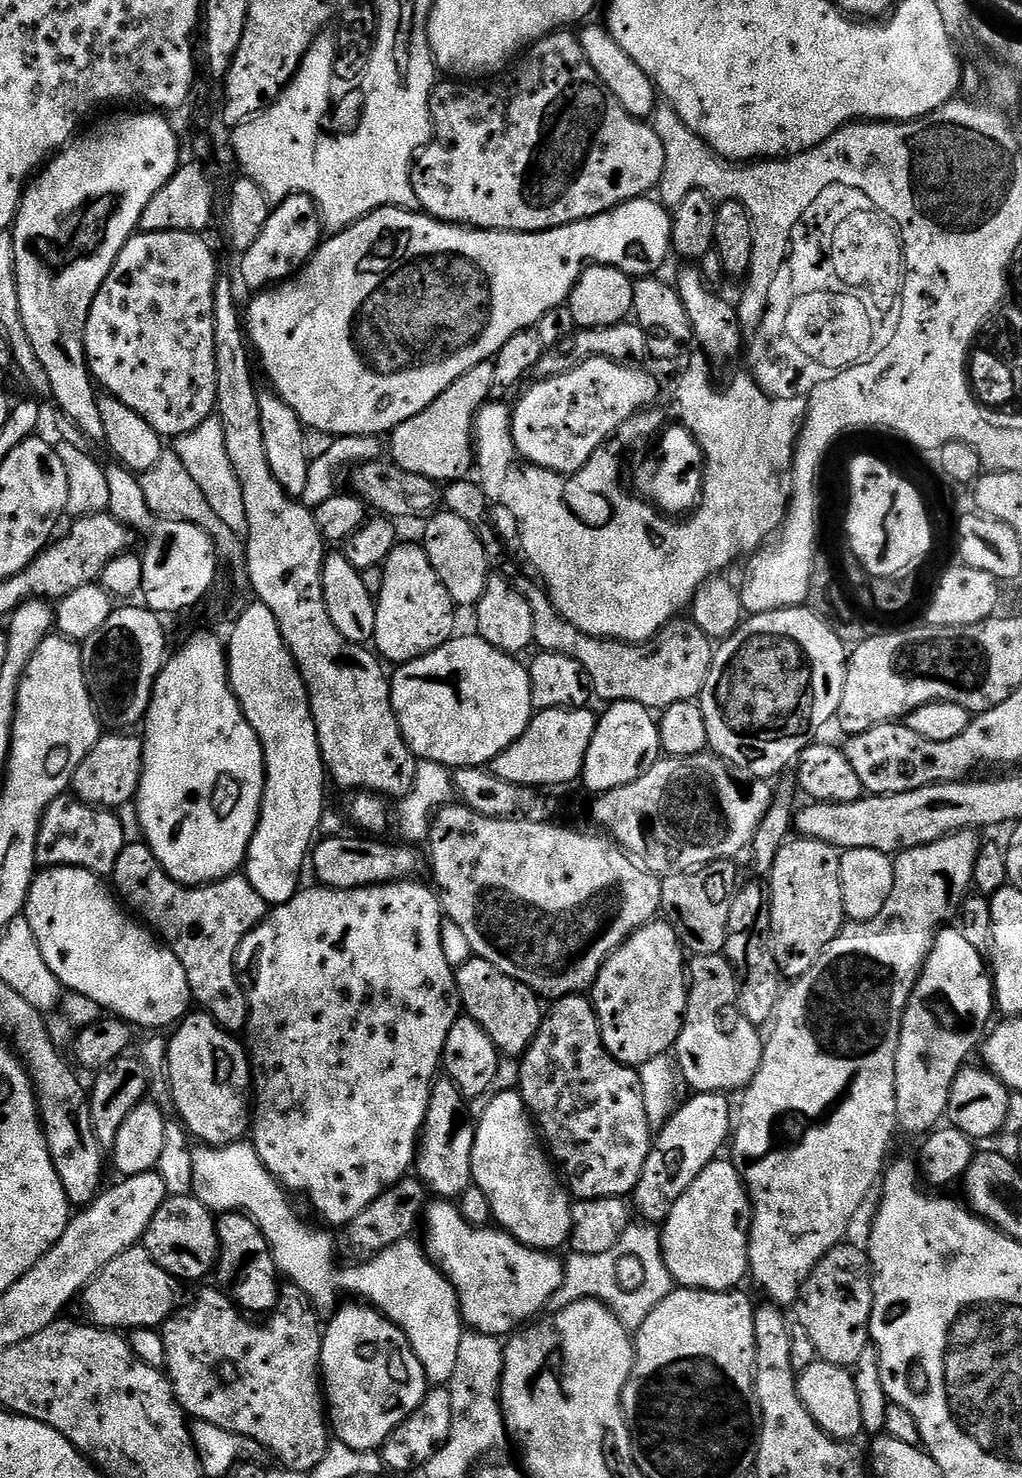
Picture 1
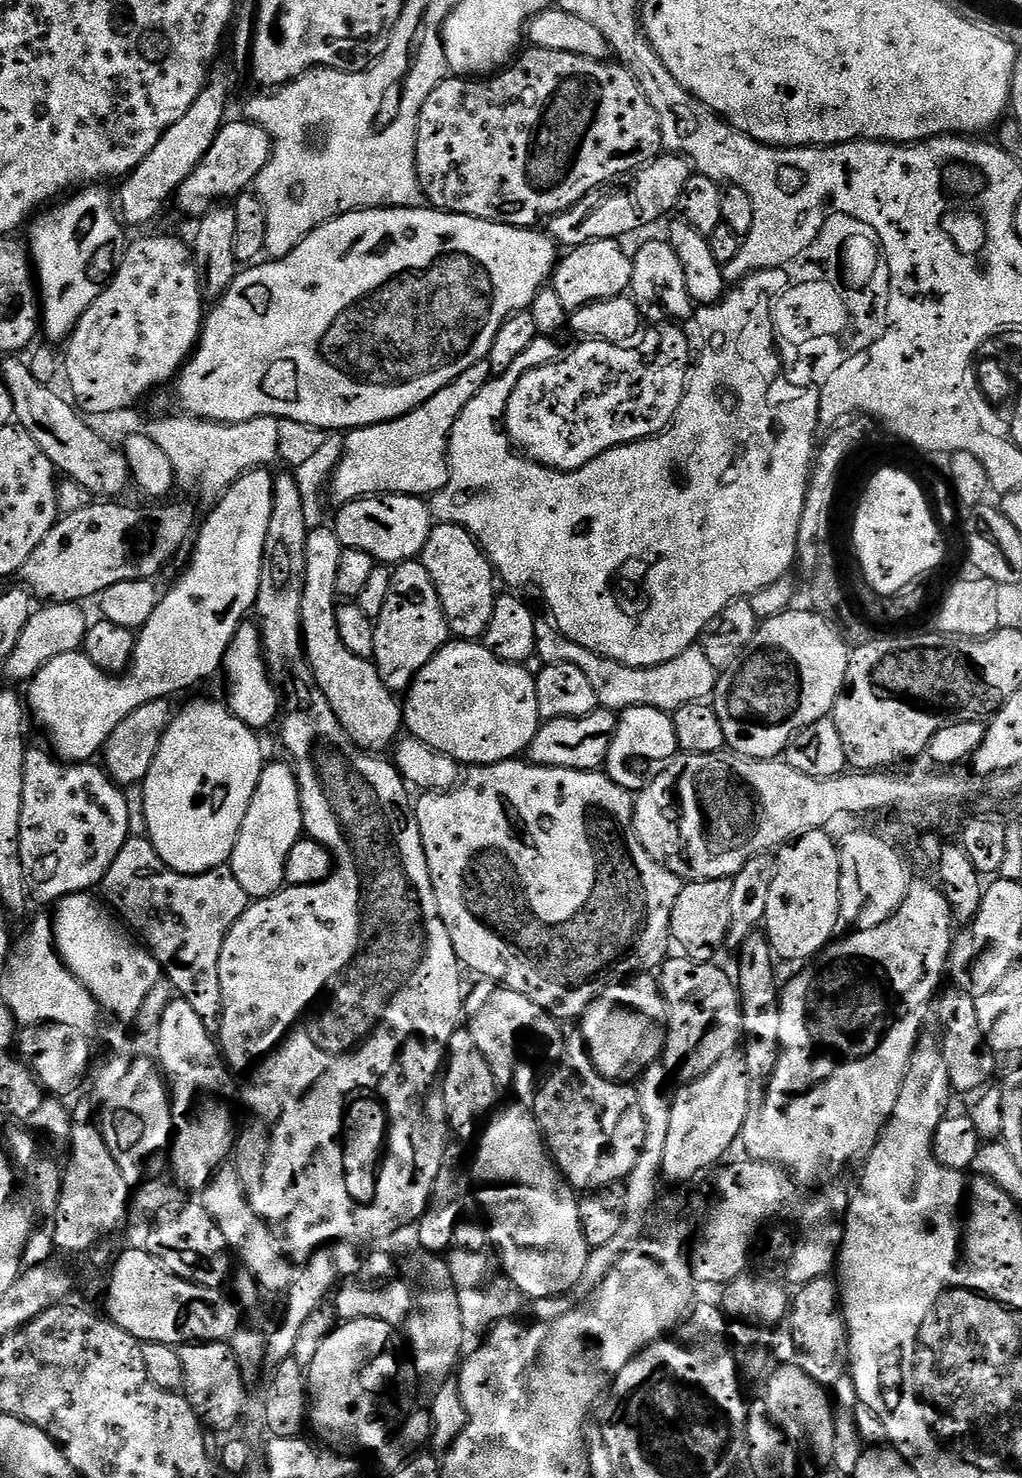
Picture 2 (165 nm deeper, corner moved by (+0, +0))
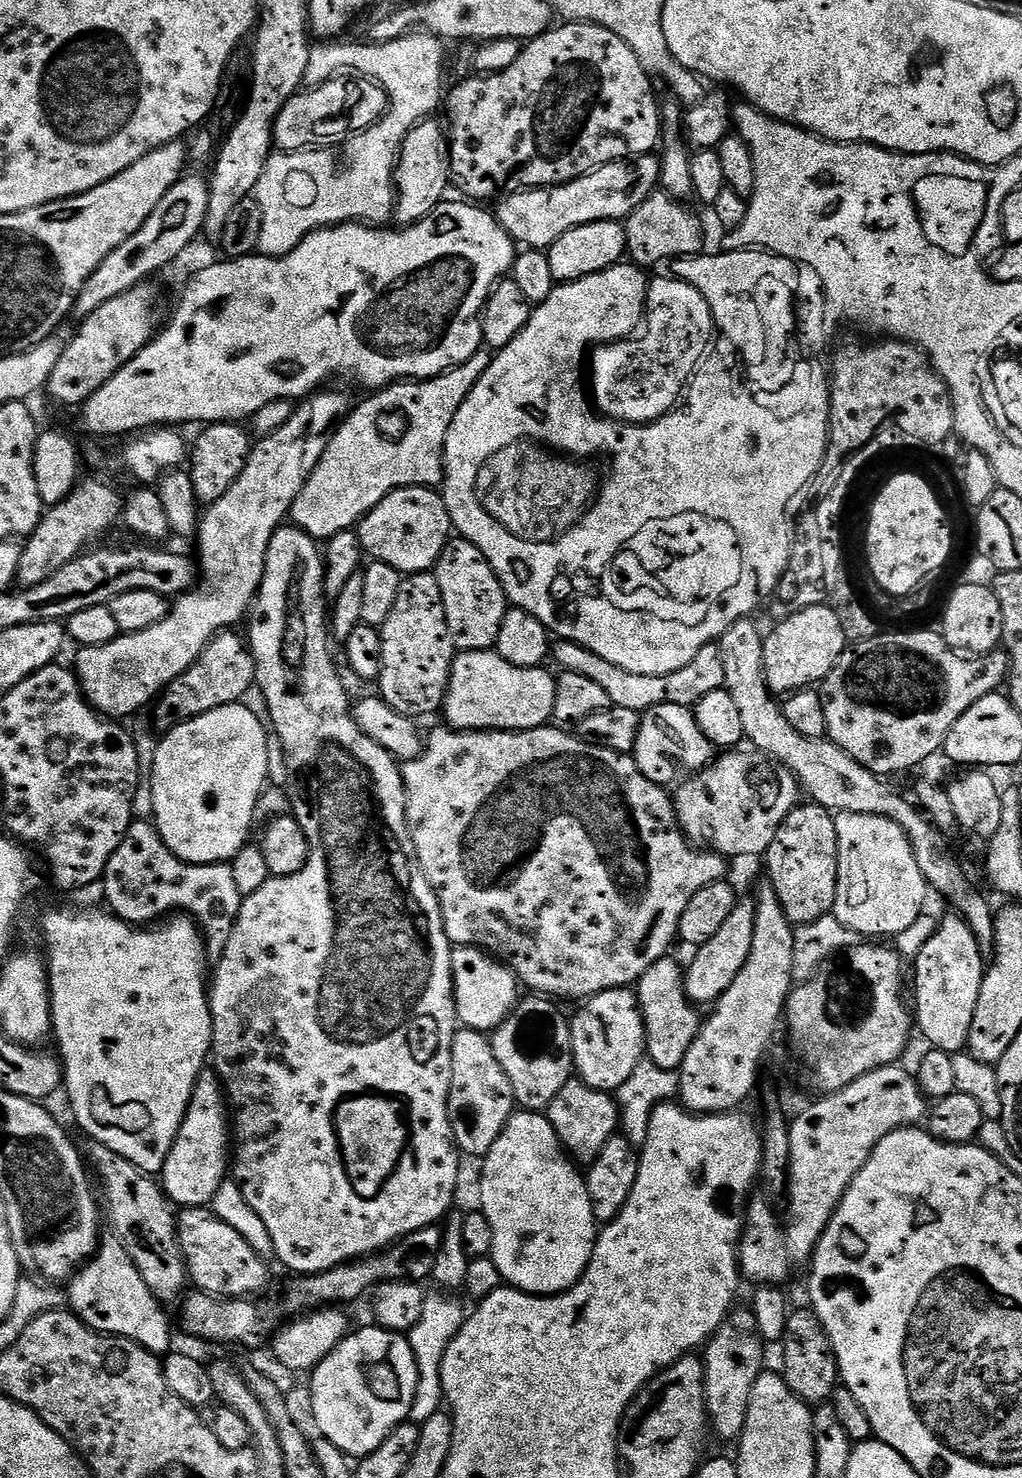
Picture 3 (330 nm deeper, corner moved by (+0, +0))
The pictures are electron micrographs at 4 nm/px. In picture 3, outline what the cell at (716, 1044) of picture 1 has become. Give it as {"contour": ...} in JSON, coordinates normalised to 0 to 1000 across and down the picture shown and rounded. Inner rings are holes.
{"contour":[[[658,648],[645,650],[620,666],[622,677],[626,679],[626,685],[630,689],[630,706],[633,717],[642,723],[661,725],[671,716],[675,708],[685,699],[687,687],[676,677],[673,669],[669,668],[669,658]]]}

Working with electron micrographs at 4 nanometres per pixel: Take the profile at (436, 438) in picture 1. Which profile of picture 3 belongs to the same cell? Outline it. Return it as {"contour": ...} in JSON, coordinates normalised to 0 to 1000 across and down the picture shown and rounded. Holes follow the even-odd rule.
{"contour":[[[463,242],[457,246],[421,258],[385,259],[363,267],[366,269],[349,276],[347,274],[330,289],[295,334],[292,334],[284,347],[285,354],[306,365],[320,367],[331,361],[345,359],[361,345],[375,340],[383,333],[391,330],[426,331],[433,328],[436,294],[440,291],[440,286],[444,286],[444,280],[448,280],[471,254],[472,246],[468,244]]]}

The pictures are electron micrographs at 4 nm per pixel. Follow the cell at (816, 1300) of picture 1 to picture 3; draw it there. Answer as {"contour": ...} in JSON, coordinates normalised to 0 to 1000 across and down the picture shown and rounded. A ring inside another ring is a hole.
{"contour":[[[793,886],[776,887],[771,891],[768,903],[765,906],[767,911],[767,934],[773,938],[775,942],[792,951],[801,951],[813,948],[822,934],[822,925],[818,923],[818,917],[798,890]]]}

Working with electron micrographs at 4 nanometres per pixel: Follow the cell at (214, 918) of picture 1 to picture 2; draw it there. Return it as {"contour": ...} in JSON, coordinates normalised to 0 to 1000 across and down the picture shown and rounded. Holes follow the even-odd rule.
{"contour":[[[127,567],[121,570],[119,575],[115,575],[115,581],[112,581],[108,589],[104,589],[100,599],[100,604],[102,604],[103,606],[101,608],[110,609],[109,614],[115,618],[116,622],[126,629],[133,628],[134,634],[141,633],[137,635],[157,652],[164,665],[179,677],[190,681],[194,689],[198,689],[198,691],[205,694],[214,691],[217,683],[213,651],[217,648],[217,640],[221,637],[221,632],[226,629],[227,625],[233,624],[233,621],[237,621],[245,611],[245,604],[235,599],[234,592],[225,588],[226,587],[220,586],[193,593],[180,593],[177,590],[164,587],[162,583],[159,583],[148,568]]]}

